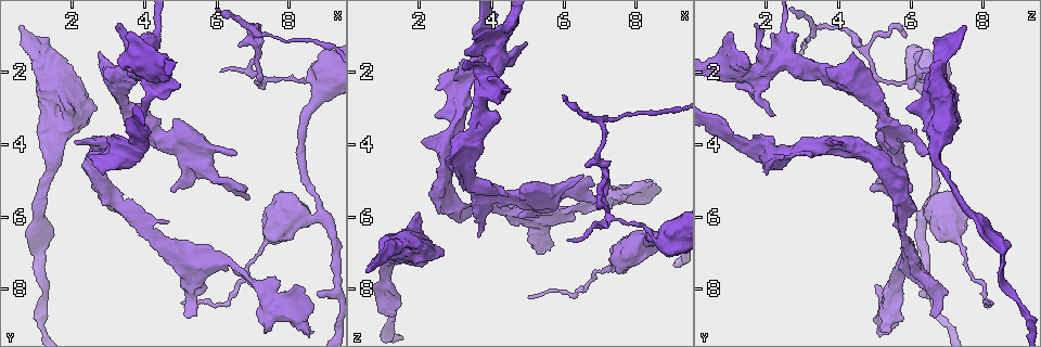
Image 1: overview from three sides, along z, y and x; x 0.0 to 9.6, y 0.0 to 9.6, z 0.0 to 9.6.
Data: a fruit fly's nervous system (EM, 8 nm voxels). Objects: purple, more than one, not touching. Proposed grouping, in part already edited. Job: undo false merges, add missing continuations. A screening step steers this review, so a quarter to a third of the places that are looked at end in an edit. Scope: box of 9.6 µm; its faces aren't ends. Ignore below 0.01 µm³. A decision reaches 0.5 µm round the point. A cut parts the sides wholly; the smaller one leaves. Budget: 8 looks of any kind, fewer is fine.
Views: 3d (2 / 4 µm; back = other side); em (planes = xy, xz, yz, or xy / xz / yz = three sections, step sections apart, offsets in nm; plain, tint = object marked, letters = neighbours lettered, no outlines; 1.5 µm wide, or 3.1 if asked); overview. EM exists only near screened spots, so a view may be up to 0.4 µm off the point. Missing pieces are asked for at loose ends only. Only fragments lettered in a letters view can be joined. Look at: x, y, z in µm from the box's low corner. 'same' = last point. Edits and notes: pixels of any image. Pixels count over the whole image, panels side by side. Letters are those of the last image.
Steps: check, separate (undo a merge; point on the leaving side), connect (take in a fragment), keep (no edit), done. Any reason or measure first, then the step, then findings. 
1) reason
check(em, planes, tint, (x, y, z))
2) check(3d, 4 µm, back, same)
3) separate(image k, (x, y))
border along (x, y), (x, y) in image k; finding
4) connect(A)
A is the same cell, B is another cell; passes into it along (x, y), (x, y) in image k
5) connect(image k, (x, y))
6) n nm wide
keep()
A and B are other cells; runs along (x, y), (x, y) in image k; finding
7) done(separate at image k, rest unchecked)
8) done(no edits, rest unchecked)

check(em, planes, letters, (8.50, 8.15, 5.05))

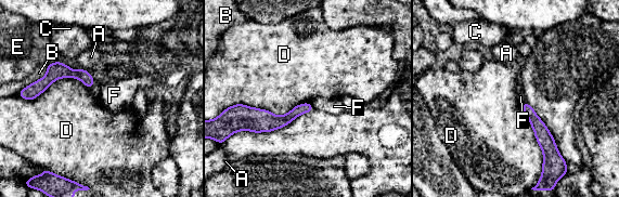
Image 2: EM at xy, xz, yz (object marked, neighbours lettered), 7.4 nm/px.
keep()
A, B, C, D, E and F are other cells; runs along (309, 107), (282, 120), (245, 113) in image 2; none of them fits

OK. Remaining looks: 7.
calibre changes
check(em, xy, step 4, tint, (3.15, 5.60, 5.80))

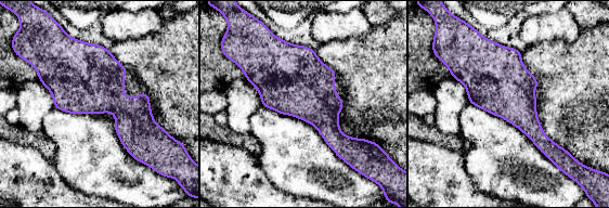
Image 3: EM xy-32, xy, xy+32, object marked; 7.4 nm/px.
check(em, xy, step 4, letters, same)

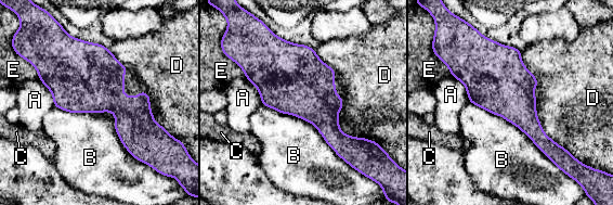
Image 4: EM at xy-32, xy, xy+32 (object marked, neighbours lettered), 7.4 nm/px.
D touches over 800 nm
keep()
A, B, C, D and E are other cells; border along (520, 52), (539, 125), (568, 152) in image 4; all the same neuron

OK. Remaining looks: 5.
free end
check(em, xz, step 8, letters, (3.20, 1.70, 1.40))

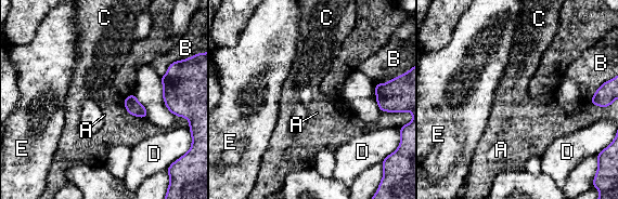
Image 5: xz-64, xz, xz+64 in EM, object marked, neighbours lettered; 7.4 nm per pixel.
keep()
A, B, C, D and E are other cells; border along (123, 98), (130, 114), (146, 117) in image 5; none of them fits

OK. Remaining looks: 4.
done(no edits, rest unchecked)

